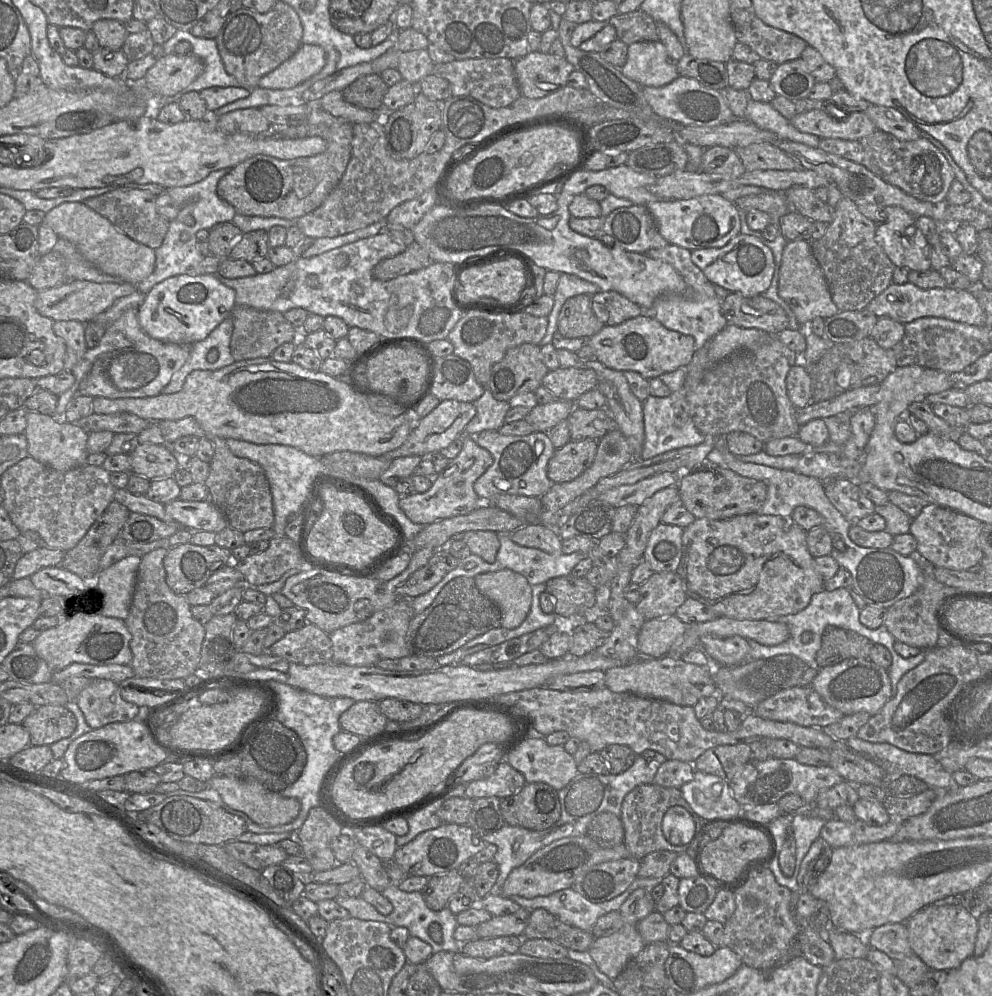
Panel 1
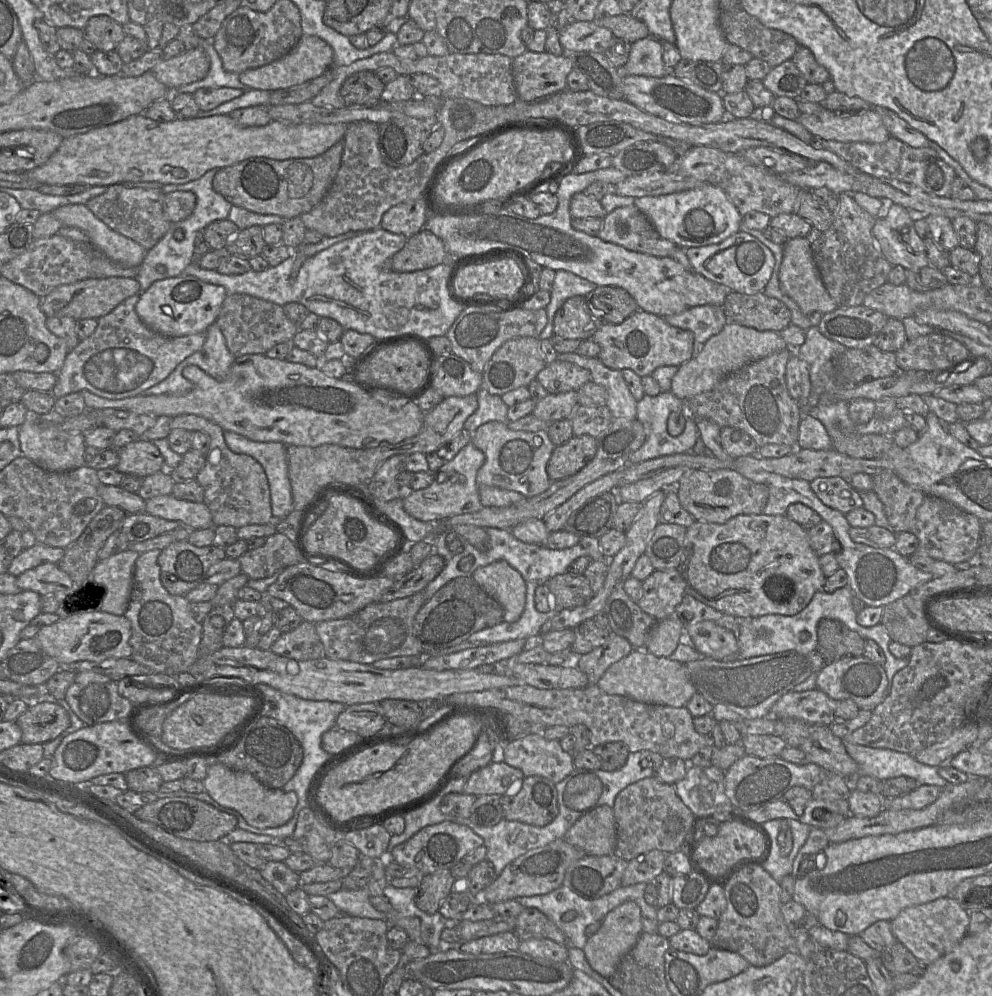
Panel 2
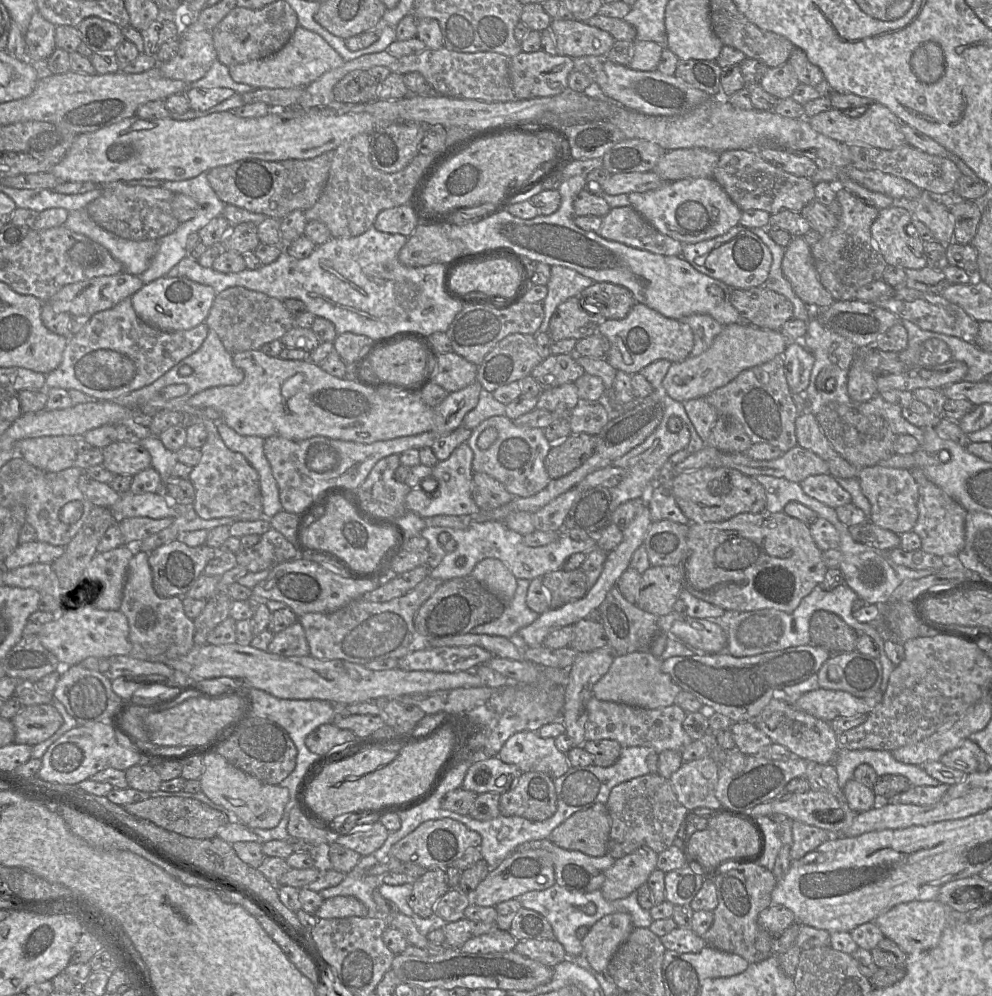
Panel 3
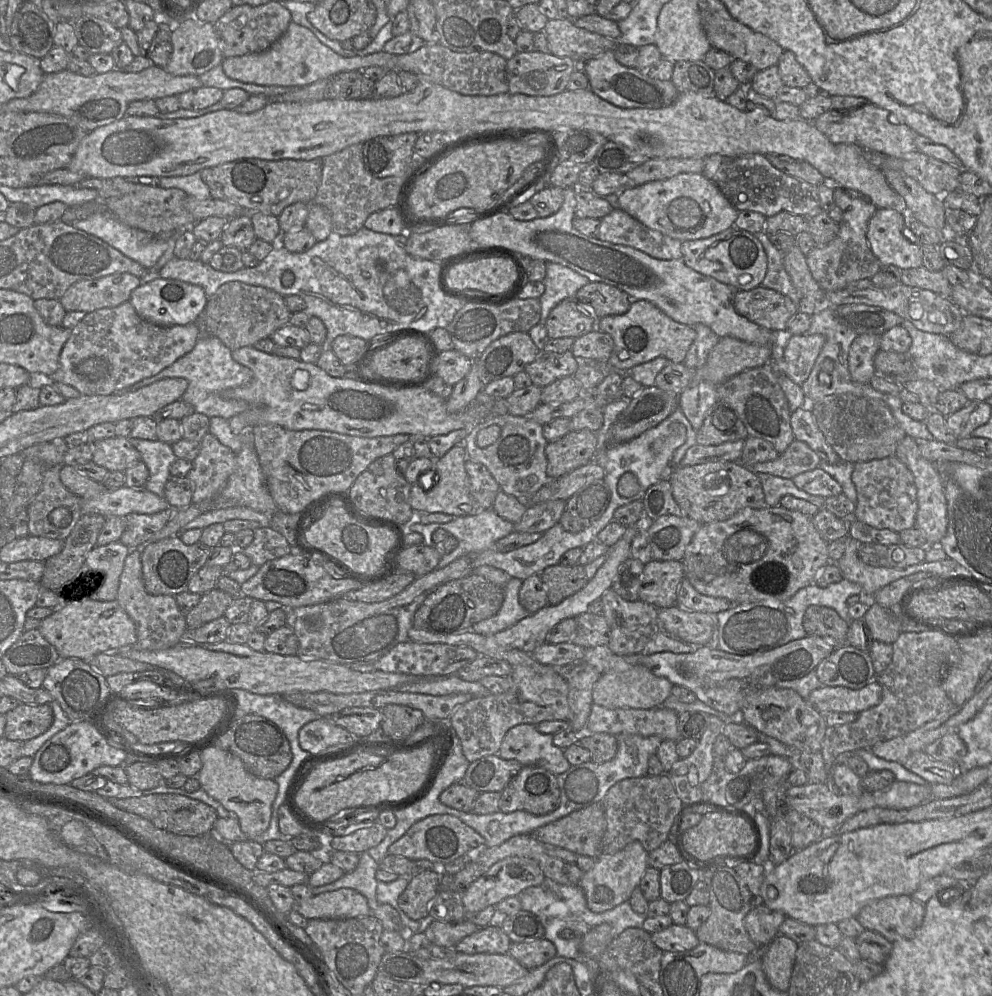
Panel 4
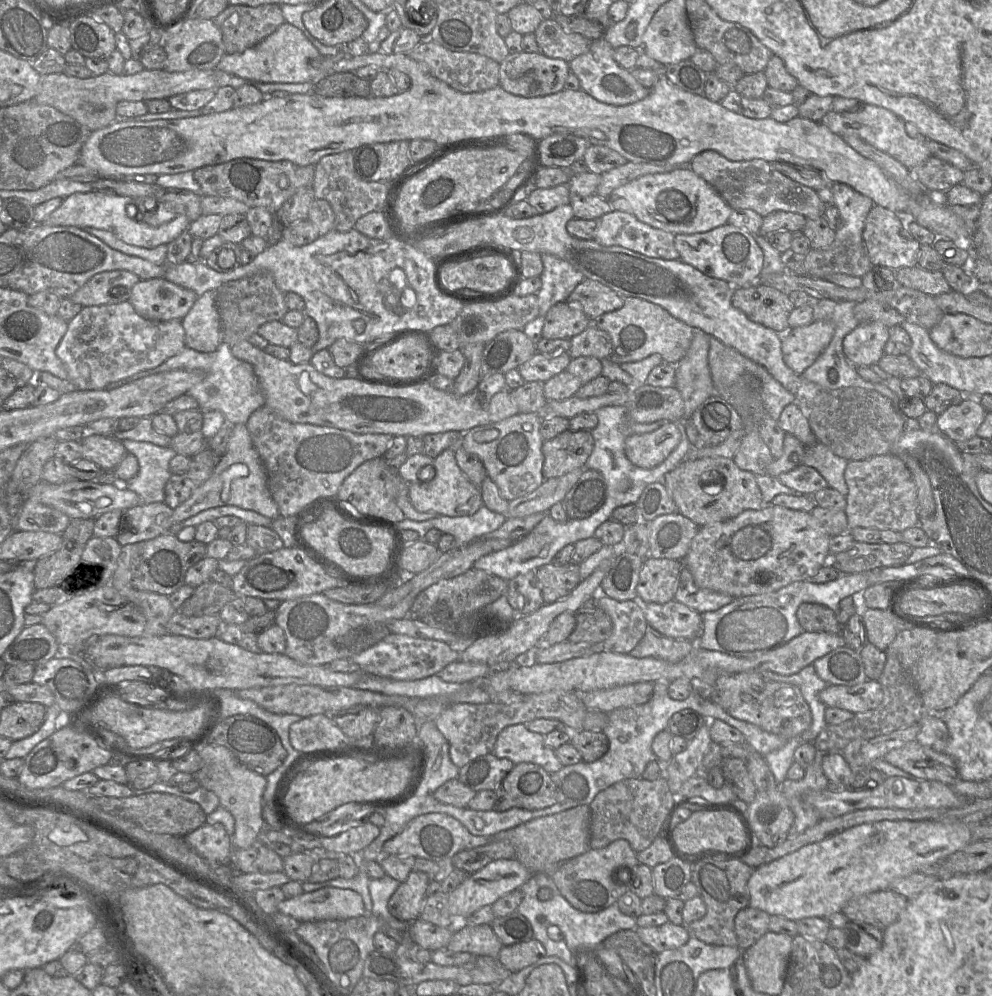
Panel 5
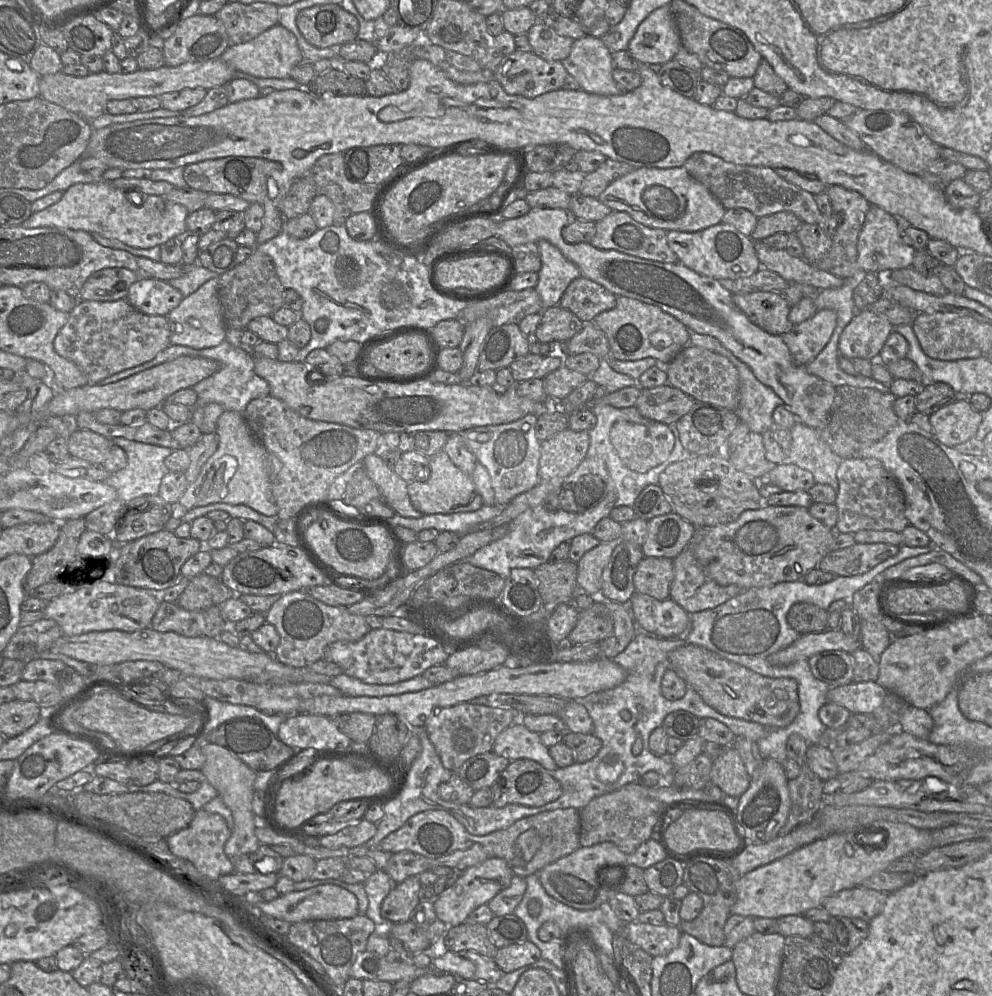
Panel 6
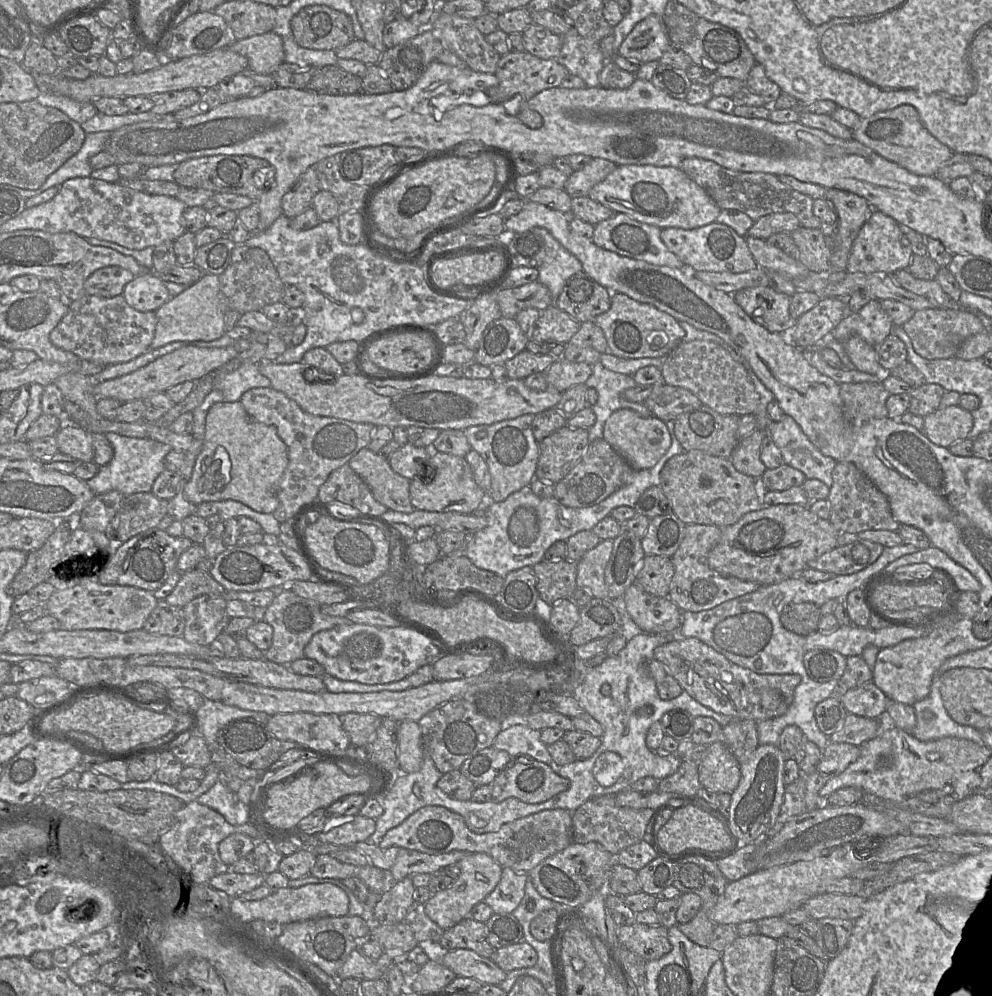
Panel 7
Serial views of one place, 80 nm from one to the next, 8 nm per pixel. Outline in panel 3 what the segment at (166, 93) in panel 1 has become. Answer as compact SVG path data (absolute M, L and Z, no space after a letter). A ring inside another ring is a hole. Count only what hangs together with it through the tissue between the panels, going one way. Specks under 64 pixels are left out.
M197 19L178 39L176 56L166 63L159 63L157 67L169 79L192 84L203 78L218 59L212 32L199 28Z

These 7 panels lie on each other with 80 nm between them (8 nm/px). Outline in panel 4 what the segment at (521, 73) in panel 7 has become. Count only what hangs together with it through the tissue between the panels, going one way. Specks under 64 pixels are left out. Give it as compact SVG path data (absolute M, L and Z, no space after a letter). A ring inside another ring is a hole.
M540 51L518 52L507 60L506 78L511 94L553 96L567 89L578 64L568 57Z

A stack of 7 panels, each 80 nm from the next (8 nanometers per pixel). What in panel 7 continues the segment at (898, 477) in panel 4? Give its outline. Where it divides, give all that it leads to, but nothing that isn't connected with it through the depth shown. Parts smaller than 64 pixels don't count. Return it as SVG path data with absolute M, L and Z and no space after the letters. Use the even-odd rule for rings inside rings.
M838 462L832 478L833 484L828 496L831 505L829 520L838 533L859 534L868 530L899 531L901 524L894 520L888 498L853 463Z

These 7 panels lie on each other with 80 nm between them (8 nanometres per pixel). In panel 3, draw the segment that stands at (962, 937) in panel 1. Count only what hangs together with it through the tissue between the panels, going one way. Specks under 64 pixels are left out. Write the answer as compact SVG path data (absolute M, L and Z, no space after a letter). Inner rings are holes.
M936 899L918 900L895 905L873 922L885 938L894 941L907 955L911 955L931 949L938 943L949 923L949 914L950 909Z

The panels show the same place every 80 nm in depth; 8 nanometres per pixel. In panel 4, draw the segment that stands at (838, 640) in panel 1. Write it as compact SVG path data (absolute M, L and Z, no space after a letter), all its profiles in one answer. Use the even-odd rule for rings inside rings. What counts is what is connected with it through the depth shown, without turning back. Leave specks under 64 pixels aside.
M810 605L804 613L802 624L806 635L832 638L838 646L846 643L849 623L832 608Z

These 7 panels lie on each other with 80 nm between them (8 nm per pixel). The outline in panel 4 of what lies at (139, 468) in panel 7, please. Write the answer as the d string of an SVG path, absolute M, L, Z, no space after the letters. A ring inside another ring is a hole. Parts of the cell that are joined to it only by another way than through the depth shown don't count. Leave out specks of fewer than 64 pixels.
M131 438L129 441L141 454L141 461L149 471L144 489L159 497L164 497L165 484L170 477L170 467L177 459L171 445L160 440Z

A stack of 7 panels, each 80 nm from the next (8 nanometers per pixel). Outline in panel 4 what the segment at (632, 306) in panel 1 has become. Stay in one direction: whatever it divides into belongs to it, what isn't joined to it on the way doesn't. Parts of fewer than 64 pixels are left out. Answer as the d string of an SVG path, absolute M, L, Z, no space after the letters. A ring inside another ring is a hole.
M591 281L577 291L575 300L578 305L590 305L594 319L625 314L632 302L626 292L603 282Z

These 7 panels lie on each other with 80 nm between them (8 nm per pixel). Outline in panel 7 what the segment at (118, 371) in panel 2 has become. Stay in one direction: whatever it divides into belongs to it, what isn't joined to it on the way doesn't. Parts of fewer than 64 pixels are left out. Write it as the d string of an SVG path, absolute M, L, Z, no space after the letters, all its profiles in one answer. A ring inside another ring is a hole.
M85 295L67 302L67 314L50 333L54 346L104 366L129 362L149 351L157 325L155 312L131 308L122 295L112 298Z

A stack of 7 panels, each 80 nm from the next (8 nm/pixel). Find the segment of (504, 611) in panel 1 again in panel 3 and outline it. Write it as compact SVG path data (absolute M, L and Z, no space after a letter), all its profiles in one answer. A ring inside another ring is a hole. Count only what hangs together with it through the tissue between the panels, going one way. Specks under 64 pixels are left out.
M482 560L474 567L471 575L494 593L504 603L504 608L514 597L517 579L500 560Z

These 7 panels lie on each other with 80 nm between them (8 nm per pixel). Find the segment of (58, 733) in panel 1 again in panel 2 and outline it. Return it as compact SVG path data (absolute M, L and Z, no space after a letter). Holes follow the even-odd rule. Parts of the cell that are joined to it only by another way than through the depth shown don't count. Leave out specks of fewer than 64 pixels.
M45 699L29 703L26 712L15 721L22 731L21 743L44 744L49 742L70 725L70 719L57 700Z

